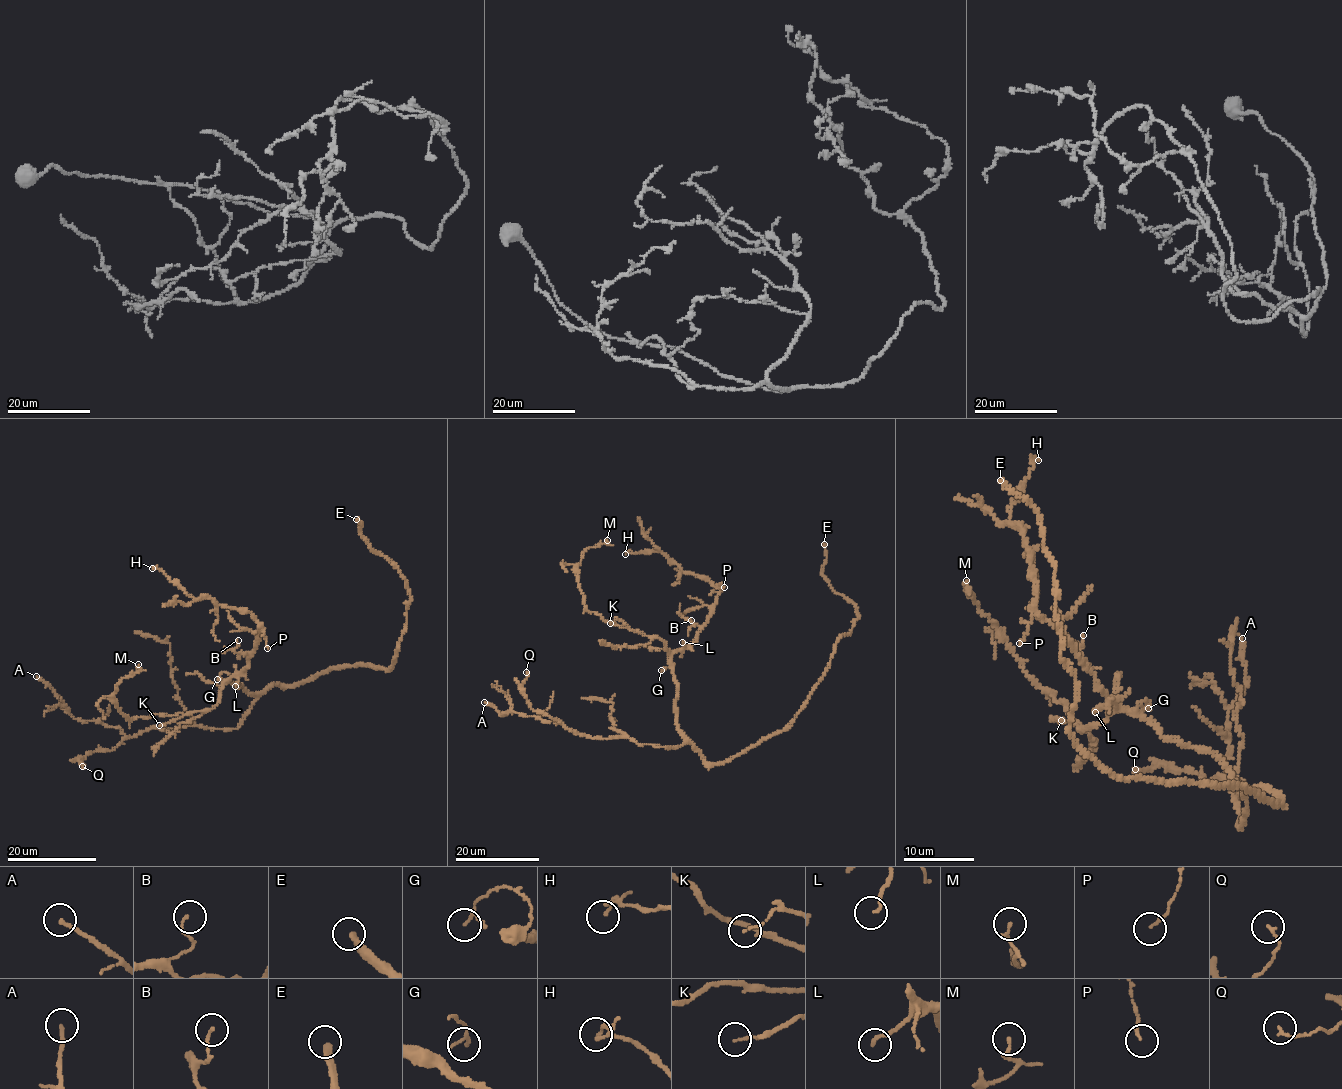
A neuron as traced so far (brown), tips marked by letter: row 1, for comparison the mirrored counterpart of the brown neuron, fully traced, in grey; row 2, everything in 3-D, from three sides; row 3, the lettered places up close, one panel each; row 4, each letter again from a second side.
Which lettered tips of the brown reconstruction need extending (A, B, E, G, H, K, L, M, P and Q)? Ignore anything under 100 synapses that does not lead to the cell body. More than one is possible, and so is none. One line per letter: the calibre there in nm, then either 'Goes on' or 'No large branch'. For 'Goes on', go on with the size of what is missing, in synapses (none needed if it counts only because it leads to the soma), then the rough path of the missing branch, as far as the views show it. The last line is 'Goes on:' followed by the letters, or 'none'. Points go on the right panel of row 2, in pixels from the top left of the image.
A: Thickness 180 nm. No large branch
B: Thickness 110 nm. No large branch
E: Thickness 320 nm. Goes on. Roughly 250 synapses
G: Thickness 90 nm. No large branch
H: Thickness 110 nm. No large branch
K: Thickness 110 nm. No large branch
L: Thickness 140 nm. No large branch
M: Thickness 140 nm. No large branch
P: Thickness 110 nm. No large branch
Q: Thickness 120 nm. No large branch
Goes on: E

